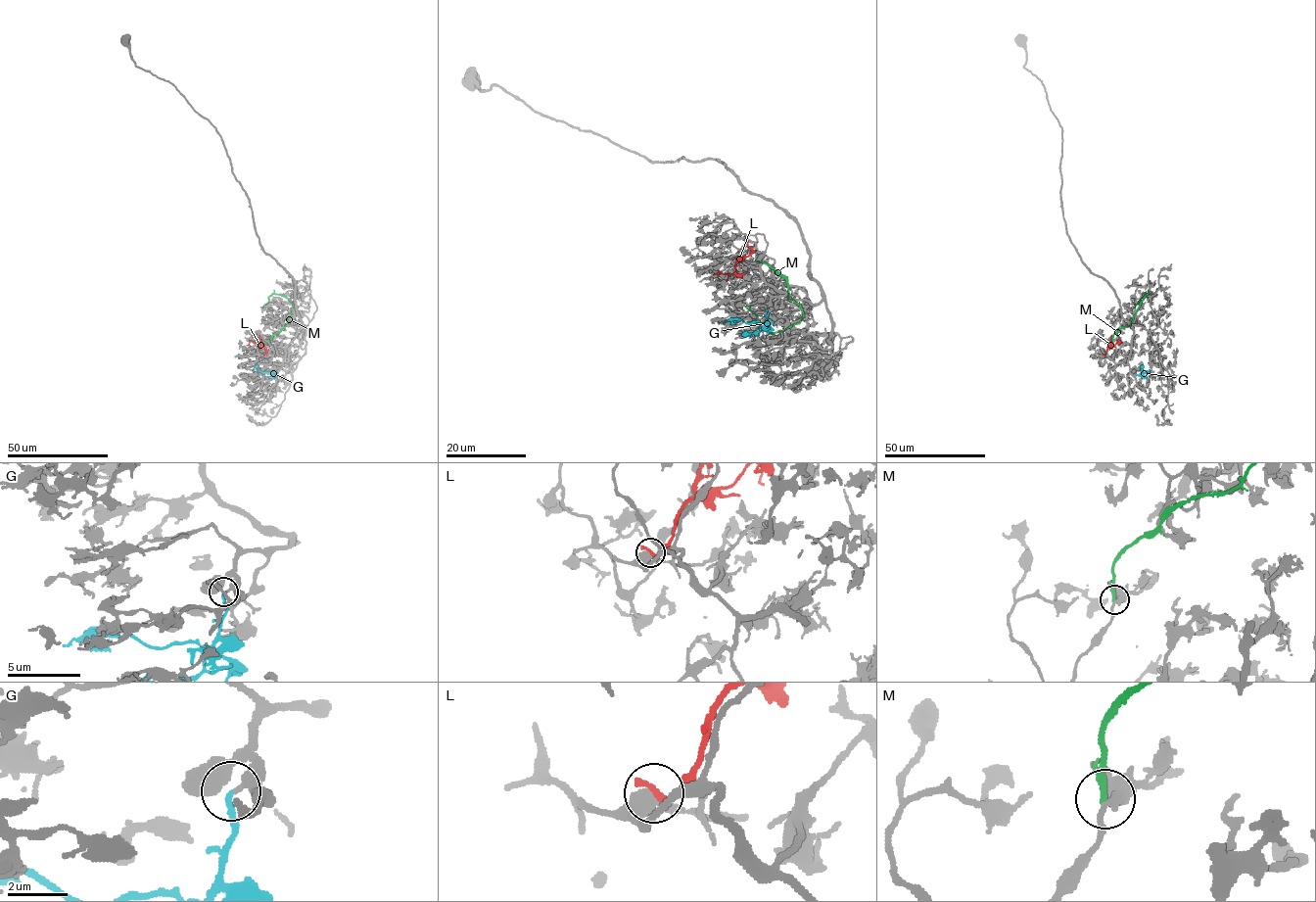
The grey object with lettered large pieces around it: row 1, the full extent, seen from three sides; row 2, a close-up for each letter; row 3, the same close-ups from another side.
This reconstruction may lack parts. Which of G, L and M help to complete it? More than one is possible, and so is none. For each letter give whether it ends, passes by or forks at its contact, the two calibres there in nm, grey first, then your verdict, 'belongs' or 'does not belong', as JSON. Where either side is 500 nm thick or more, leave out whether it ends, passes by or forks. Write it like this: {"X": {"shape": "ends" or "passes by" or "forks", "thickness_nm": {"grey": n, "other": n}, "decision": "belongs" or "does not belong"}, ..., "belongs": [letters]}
{"G": {"shape": "ends", "thickness_nm": {"grey": 240, "other": 180}, "decision": "belongs"}, "L": {"shape": "ends", "thickness_nm": {"grey": 380, "other": 240}, "decision": "does not belong"}, "M": {"shape": "passes by", "thickness_nm": {"grey": 240, "other": 150}, "decision": "does not belong"}, "belongs": ["G"]}

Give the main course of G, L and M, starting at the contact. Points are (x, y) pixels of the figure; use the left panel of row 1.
G: (273, 376), (252, 370)
L: (264, 355), (266, 349), (259, 347), (258, 342), (247, 345)
M: (270, 341), (289, 320), (292, 303), (281, 294), (273, 293), (262, 308)

